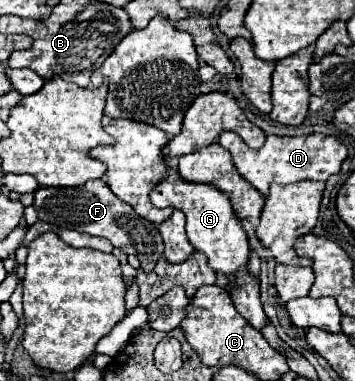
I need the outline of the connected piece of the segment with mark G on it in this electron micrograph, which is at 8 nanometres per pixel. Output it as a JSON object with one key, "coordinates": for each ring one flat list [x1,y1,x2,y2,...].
{"coordinates":[[167,163,169,167,169,175,165,181,159,183,159,189,155,189,151,193,151,203,155,207,173,207,173,209,181,209,187,217,187,239,193,245,195,251,205,253,207,257,207,265,215,271,221,273,229,287,235,285,235,275,237,271,245,269,249,265,249,243,247,243,247,233,241,227,239,219,235,217,229,197,223,195,219,189,213,189,211,185,199,185,199,183,187,183,183,179,179,179,177,169]]}

